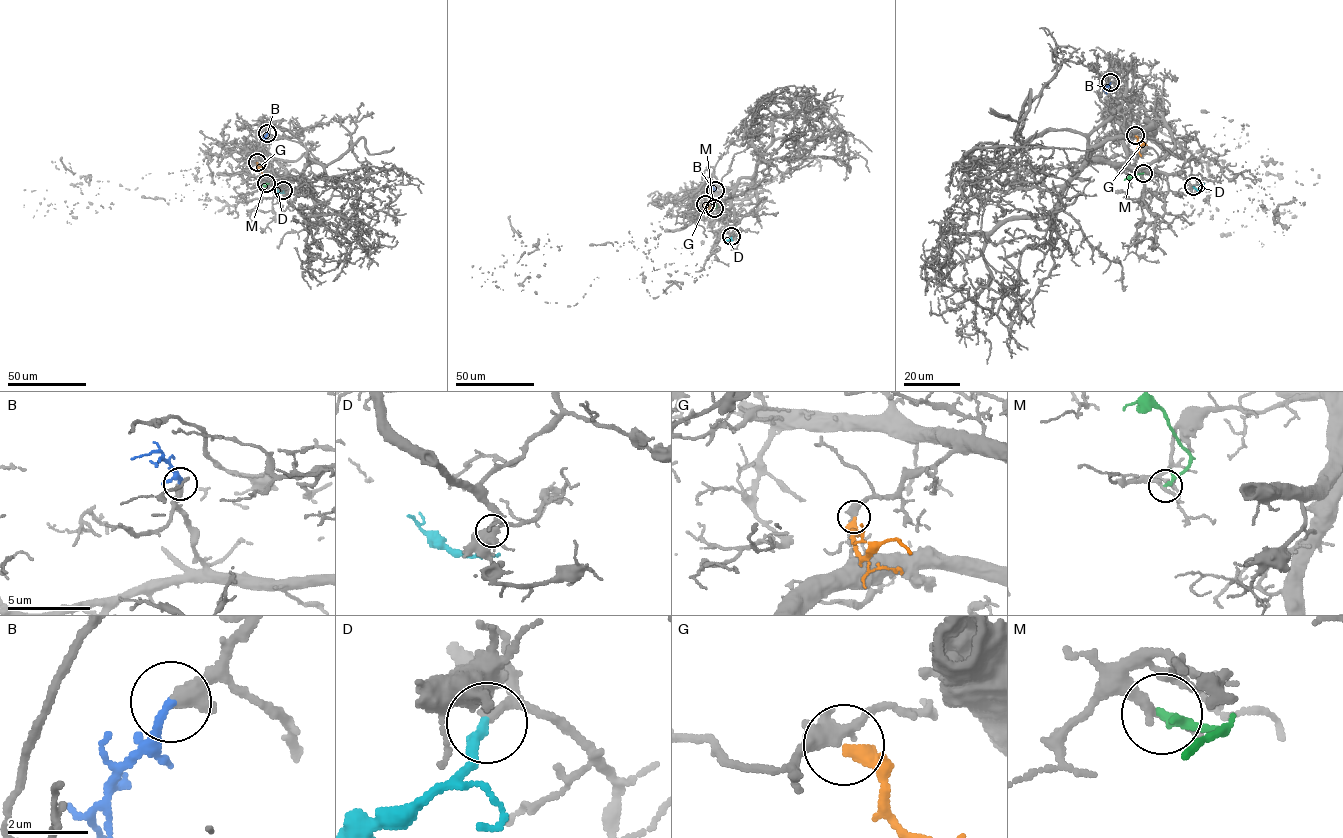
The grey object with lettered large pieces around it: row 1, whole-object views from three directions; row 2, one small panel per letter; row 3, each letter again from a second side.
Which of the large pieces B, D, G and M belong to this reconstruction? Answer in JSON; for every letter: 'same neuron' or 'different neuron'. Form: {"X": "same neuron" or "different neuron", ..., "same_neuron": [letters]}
{"B": "same neuron", "D": "same neuron", "G": "same neuron", "M": "different neuron", "same_neuron": ["B", "D", "G"]}

